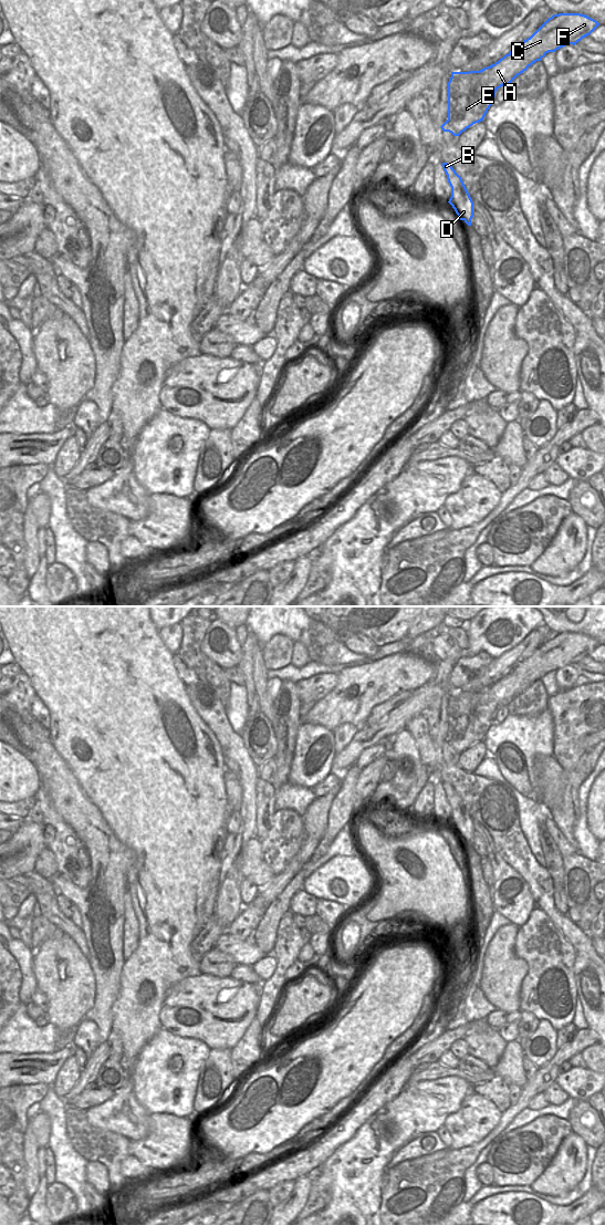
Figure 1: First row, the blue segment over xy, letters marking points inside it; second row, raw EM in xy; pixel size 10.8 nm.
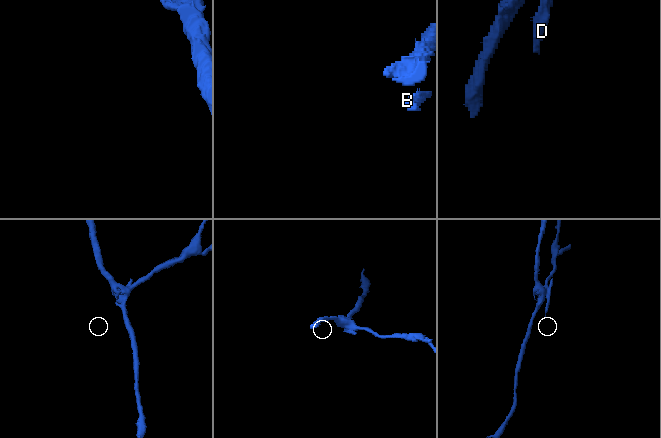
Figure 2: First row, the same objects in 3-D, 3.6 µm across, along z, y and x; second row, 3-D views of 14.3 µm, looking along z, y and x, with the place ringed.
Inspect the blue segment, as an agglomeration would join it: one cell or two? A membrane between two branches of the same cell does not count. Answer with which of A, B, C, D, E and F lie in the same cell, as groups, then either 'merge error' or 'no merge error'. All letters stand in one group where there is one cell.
A C F / B D E; merge error

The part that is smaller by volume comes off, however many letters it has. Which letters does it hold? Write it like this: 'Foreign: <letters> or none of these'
Foreign: B, D, E

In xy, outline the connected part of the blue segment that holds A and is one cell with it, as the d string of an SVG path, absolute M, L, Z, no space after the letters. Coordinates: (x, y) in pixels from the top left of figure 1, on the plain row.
M559 633L549 637L530 657L517 664L494 684L480 691L451 692L448 716L457 718L474 708L487 729L493 724L496 712L509 705L546 673L573 664L590 655L599 643L581 633Z

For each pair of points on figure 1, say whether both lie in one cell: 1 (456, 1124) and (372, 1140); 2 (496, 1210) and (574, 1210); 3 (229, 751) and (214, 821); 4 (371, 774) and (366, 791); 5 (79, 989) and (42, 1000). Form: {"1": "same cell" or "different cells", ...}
{"1": "different cells", "2": "same cell", "3": "different cells", "4": "same cell", "5": "different cells"}

